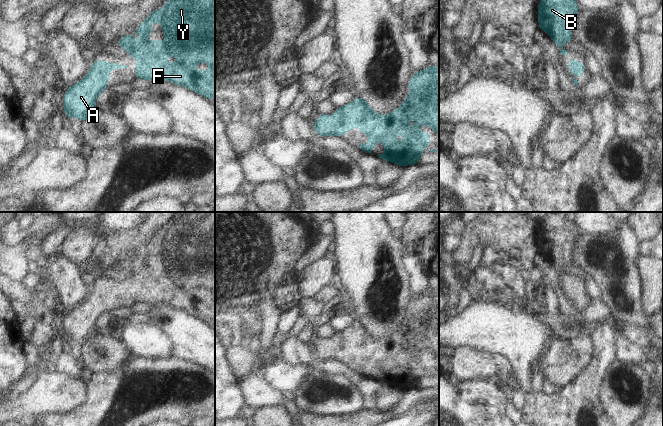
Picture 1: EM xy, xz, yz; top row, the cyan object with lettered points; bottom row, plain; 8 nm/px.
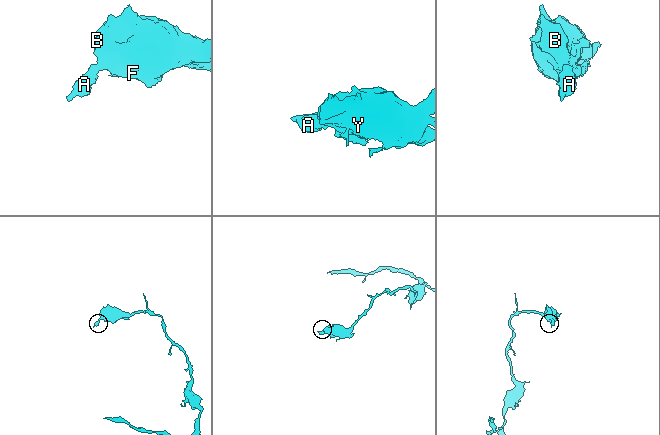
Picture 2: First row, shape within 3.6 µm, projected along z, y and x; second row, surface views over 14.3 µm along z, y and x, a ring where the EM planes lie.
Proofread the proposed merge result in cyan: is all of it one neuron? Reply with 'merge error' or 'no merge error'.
no merge error

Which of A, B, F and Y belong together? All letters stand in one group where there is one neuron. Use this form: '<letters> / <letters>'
A B F Y

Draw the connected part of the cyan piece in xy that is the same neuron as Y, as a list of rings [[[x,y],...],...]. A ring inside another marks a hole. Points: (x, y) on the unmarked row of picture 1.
[[[178,212],[163,228],[163,235],[160,236],[158,232],[153,234],[148,242],[137,250],[135,258],[140,261],[149,261],[150,249],[154,246],[162,248],[164,260],[169,263],[168,265],[133,265],[133,259],[127,258],[115,267],[125,272],[128,279],[139,284],[136,287],[136,304],[139,302],[147,305],[167,303],[181,311],[188,311],[208,323],[215,323],[215,212]],[[172,279],[177,279],[178,285],[166,289],[164,284]],[[201,286],[207,286],[210,294],[197,295],[192,290],[193,287]]]

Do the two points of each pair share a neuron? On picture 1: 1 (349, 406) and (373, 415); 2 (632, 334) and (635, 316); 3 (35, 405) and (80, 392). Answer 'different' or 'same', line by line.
1: different
2: different
3: same

